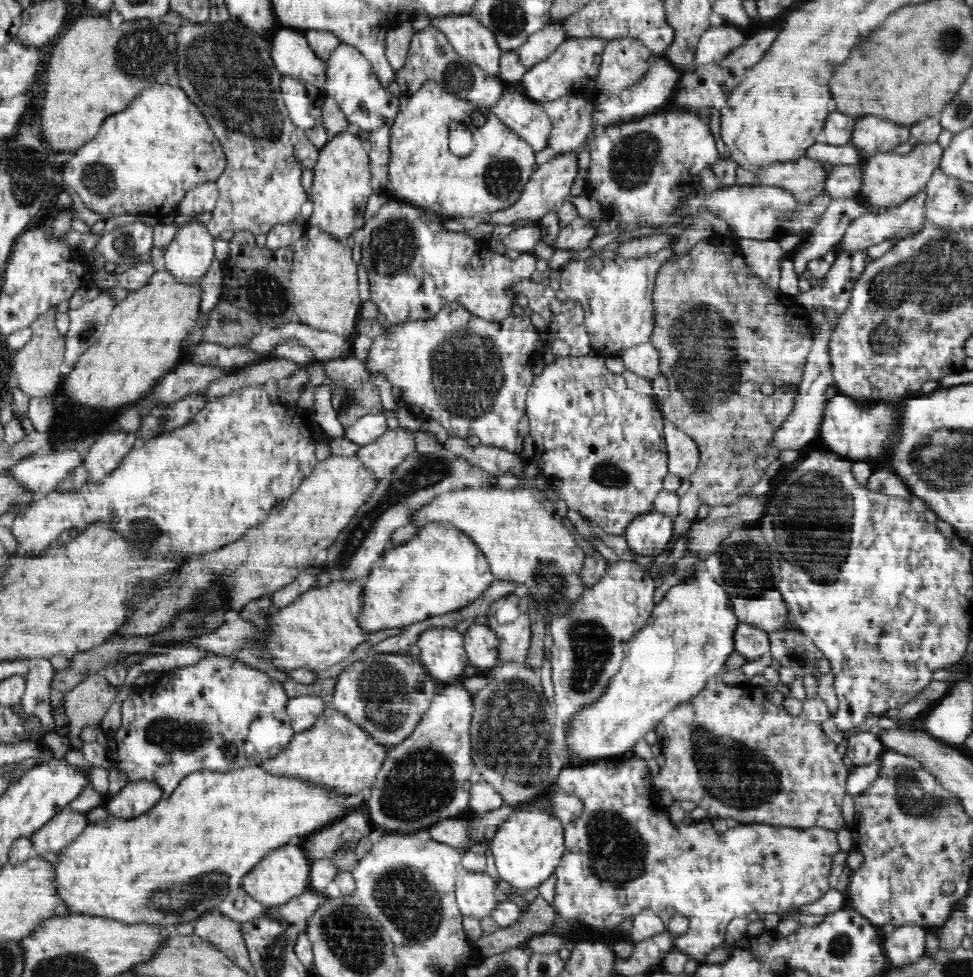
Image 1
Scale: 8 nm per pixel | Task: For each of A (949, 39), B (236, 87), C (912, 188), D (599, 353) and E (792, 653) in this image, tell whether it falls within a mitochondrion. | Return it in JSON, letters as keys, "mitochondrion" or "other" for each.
{"A":"mitochondrion","B":"mitochondrion","C":"other","D":"other","E":"mitochondrion"}

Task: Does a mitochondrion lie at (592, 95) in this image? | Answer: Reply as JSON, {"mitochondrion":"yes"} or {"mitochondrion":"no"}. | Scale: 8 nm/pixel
{"mitochondrion":"no"}

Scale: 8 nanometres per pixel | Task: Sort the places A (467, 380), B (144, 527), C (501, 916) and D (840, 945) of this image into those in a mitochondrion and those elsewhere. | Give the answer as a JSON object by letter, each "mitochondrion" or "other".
{"A":"mitochondrion","B":"mitochondrion","C":"other","D":"mitochondrion"}

